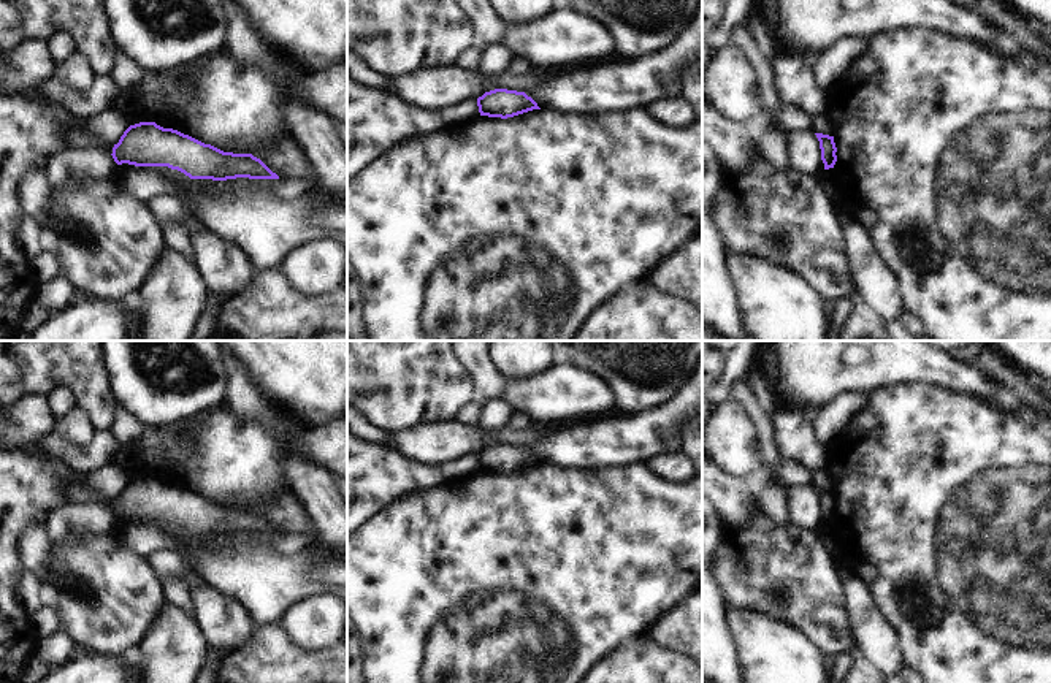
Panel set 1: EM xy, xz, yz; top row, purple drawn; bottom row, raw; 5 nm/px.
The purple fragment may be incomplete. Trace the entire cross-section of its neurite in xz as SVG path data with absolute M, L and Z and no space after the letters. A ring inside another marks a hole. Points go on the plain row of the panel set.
M495 444L485 447L477 453L477 461L480 471L501 474L514 472L533 464L541 464L537 458L525 447L507 444Z

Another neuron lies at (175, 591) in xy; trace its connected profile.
M168 577L160 580L160 588L162 588L165 602L182 610L190 620L195 620L195 615L192 612L192 599L181 577Z

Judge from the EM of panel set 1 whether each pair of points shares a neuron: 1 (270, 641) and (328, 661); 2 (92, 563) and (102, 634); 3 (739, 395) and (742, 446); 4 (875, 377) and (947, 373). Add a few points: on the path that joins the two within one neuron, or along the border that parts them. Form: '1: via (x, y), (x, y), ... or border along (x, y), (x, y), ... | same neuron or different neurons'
1: via (284, 655), (290, 661), (314, 661) | same neuron
2: via (92, 580), (102, 593), (102, 617) | same neuron
3: border along (731, 396), (750, 419), (756, 438) | different neurons
4: via (893, 371), (929, 371) | same neuron

